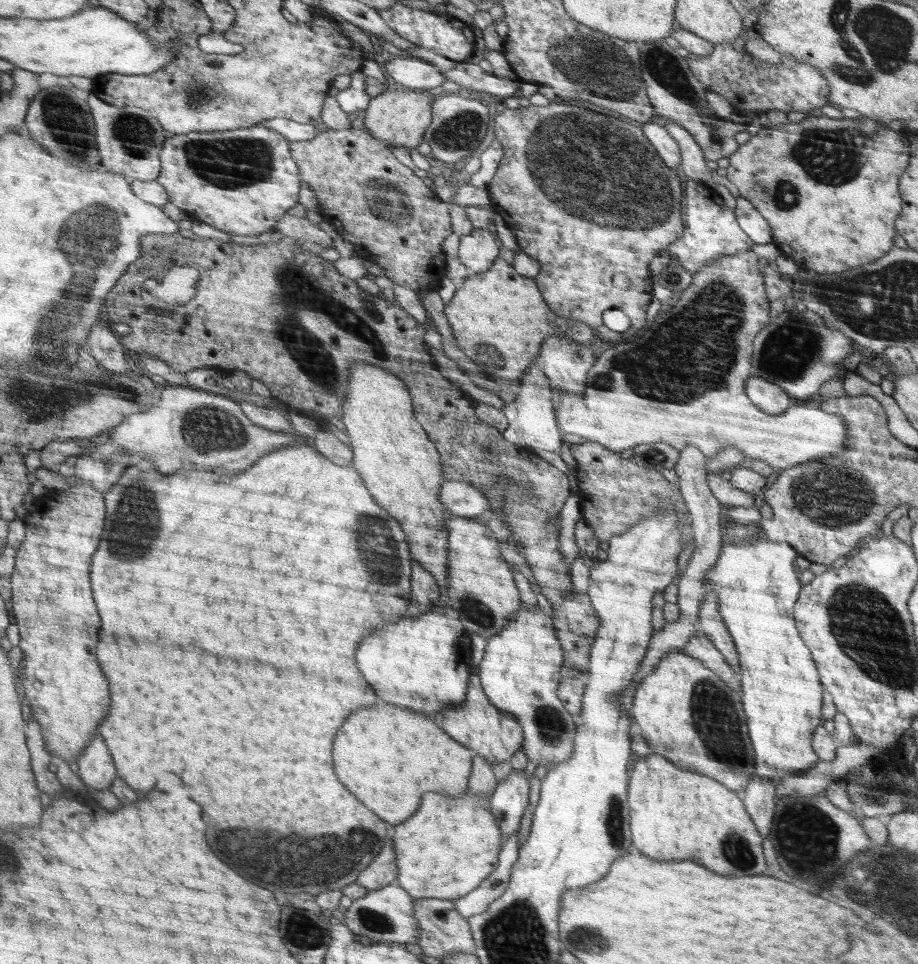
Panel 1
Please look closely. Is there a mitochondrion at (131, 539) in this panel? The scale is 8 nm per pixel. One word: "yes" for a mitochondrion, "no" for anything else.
yes

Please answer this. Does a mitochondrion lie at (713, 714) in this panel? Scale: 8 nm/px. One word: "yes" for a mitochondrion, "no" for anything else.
yes

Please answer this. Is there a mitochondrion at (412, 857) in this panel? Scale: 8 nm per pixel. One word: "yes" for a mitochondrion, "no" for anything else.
no

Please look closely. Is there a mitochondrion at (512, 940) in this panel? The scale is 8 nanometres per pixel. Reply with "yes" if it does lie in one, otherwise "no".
yes

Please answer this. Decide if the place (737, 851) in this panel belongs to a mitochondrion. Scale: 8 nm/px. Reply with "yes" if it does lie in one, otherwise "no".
yes

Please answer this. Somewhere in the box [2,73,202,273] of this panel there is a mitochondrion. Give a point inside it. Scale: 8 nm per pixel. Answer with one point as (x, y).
(63, 118)

